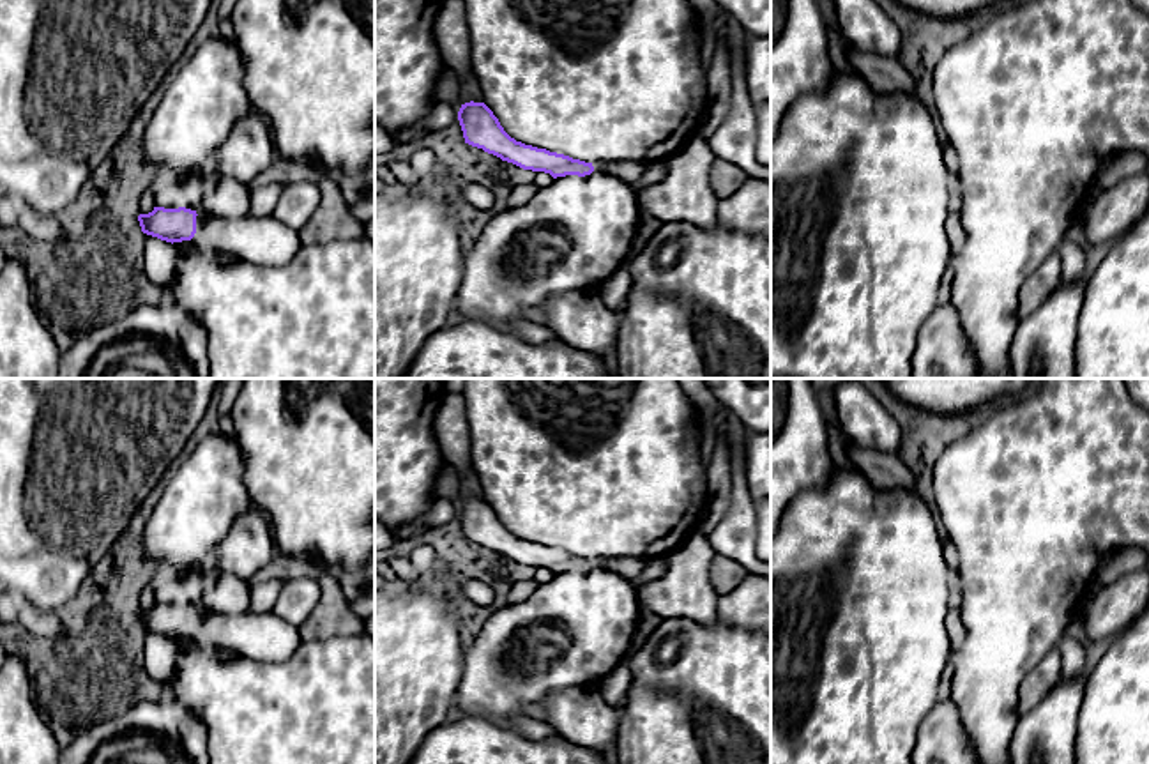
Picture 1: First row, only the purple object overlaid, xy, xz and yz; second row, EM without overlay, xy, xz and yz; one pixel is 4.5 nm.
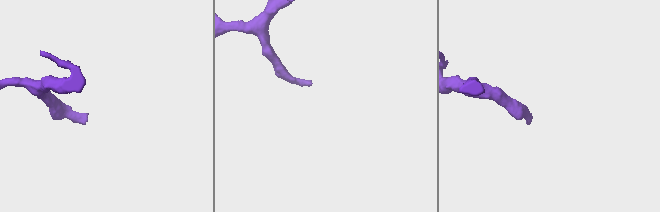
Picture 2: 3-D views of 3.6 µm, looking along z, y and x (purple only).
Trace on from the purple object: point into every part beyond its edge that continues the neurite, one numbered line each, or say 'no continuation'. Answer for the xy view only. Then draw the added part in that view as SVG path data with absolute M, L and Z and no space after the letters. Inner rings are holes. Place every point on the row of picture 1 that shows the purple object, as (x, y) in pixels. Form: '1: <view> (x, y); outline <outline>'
1: xy (257, 239); outline M244 210L235 219L196 216L191 242L202 249L232 253L255 265L286 265L301 248L299 230L274 216L251 216Z

